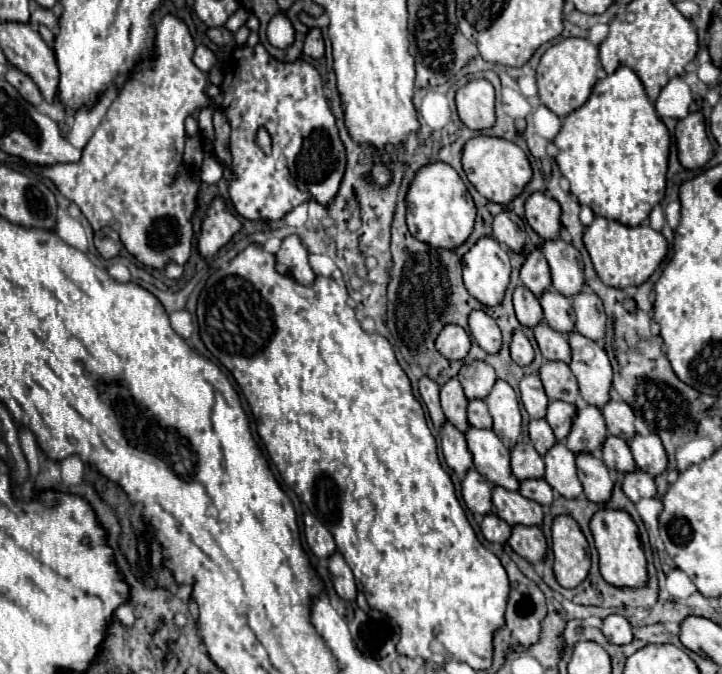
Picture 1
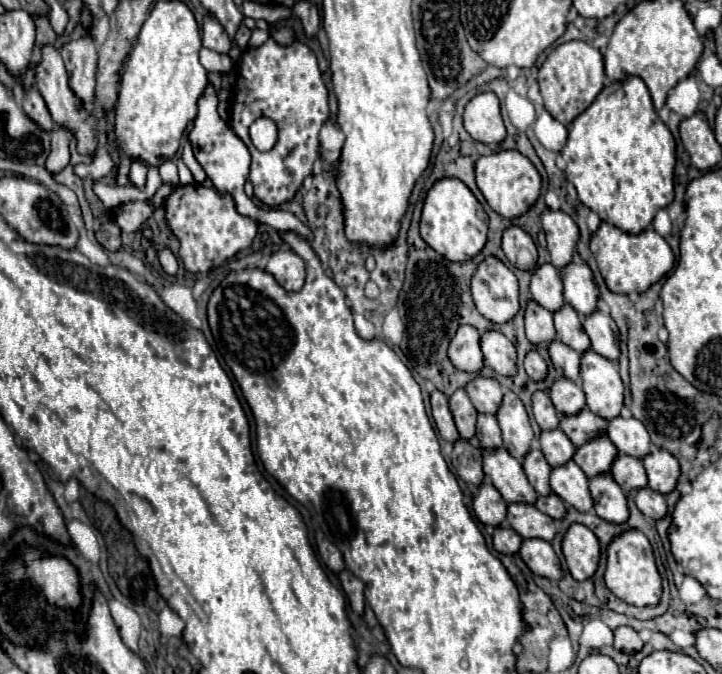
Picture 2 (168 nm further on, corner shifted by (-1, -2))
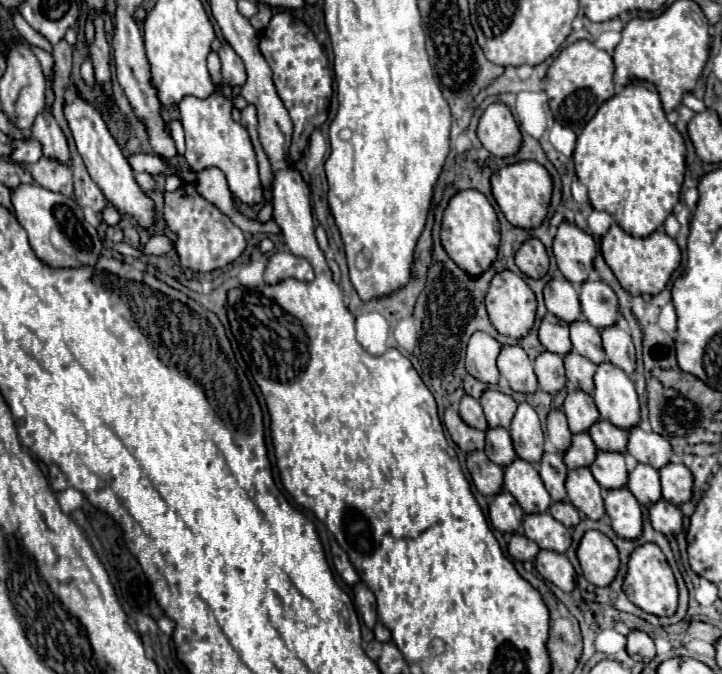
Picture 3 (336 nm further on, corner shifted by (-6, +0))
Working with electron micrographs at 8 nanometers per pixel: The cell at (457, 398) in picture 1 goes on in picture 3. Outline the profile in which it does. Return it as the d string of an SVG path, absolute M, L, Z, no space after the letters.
M464 397L460 401L460 417L464 419L464 423L468 423L470 427L474 429L480 429L484 431L488 425L486 425L486 419L484 419L484 411L482 411L482 405L478 399L474 397Z

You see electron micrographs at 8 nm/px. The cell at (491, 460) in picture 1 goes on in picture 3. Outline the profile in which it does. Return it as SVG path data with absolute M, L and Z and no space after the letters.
M522 459L504 467L504 489L508 489L524 513L546 513L552 503L538 469Z

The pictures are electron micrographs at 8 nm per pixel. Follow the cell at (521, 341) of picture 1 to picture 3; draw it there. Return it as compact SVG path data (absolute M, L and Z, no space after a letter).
M544 351L534 361L534 371L538 377L540 389L544 389L546 393L558 393L564 389L566 375L564 375L564 359L560 355Z

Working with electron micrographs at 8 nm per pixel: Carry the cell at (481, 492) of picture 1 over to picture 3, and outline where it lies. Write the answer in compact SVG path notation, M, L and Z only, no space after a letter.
M502 491L490 503L490 521L502 533L516 533L520 529L520 521L524 519L524 511L516 505L516 499Z

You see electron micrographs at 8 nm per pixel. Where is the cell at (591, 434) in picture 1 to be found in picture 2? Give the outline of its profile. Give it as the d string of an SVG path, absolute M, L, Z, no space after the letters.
M599 433L597 437L589 439L587 443L575 449L573 461L585 471L587 477L595 477L599 473L607 473L615 457L615 445L607 439L607 433Z

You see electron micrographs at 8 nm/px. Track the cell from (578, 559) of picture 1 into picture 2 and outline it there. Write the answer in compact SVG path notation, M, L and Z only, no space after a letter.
M573 523L563 535L563 555L573 579L585 581L597 571L601 557L599 541L585 525Z

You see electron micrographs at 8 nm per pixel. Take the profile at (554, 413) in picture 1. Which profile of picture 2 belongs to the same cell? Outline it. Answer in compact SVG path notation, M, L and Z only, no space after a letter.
M587 407L583 411L579 411L579 415L561 415L559 419L559 429L571 439L573 445L583 445L587 439L599 435L601 431L605 431L605 421L587 411Z

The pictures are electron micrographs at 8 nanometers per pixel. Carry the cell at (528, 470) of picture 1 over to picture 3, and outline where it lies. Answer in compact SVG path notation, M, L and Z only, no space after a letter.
M544 453L538 469L540 469L540 477L542 477L552 501L564 501L566 499L564 477L568 475L564 457L560 457L558 453Z

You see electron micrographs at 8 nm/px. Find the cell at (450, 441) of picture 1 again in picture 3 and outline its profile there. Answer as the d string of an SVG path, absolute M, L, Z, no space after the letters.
M474 451L468 455L466 459L468 471L472 475L472 481L476 485L476 489L482 495L494 497L496 493L502 491L504 487L504 469L492 461L488 461L488 457L484 455L484 451Z

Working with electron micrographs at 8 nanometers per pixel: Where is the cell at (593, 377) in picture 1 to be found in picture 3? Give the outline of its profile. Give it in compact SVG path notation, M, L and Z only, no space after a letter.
M612 363L598 365L594 375L596 391L594 401L600 417L616 425L618 429L632 429L640 423L640 403L632 379Z

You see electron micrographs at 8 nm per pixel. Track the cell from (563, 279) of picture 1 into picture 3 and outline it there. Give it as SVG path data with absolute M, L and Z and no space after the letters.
M604 281L582 283L580 303L582 303L584 319L598 329L606 329L608 325L614 325L620 315L618 297Z

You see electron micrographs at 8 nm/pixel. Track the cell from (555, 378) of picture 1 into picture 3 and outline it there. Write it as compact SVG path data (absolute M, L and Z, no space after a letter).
M582 391L568 393L564 401L564 413L568 417L568 425L572 433L584 433L600 419L600 413L592 401L592 395Z

